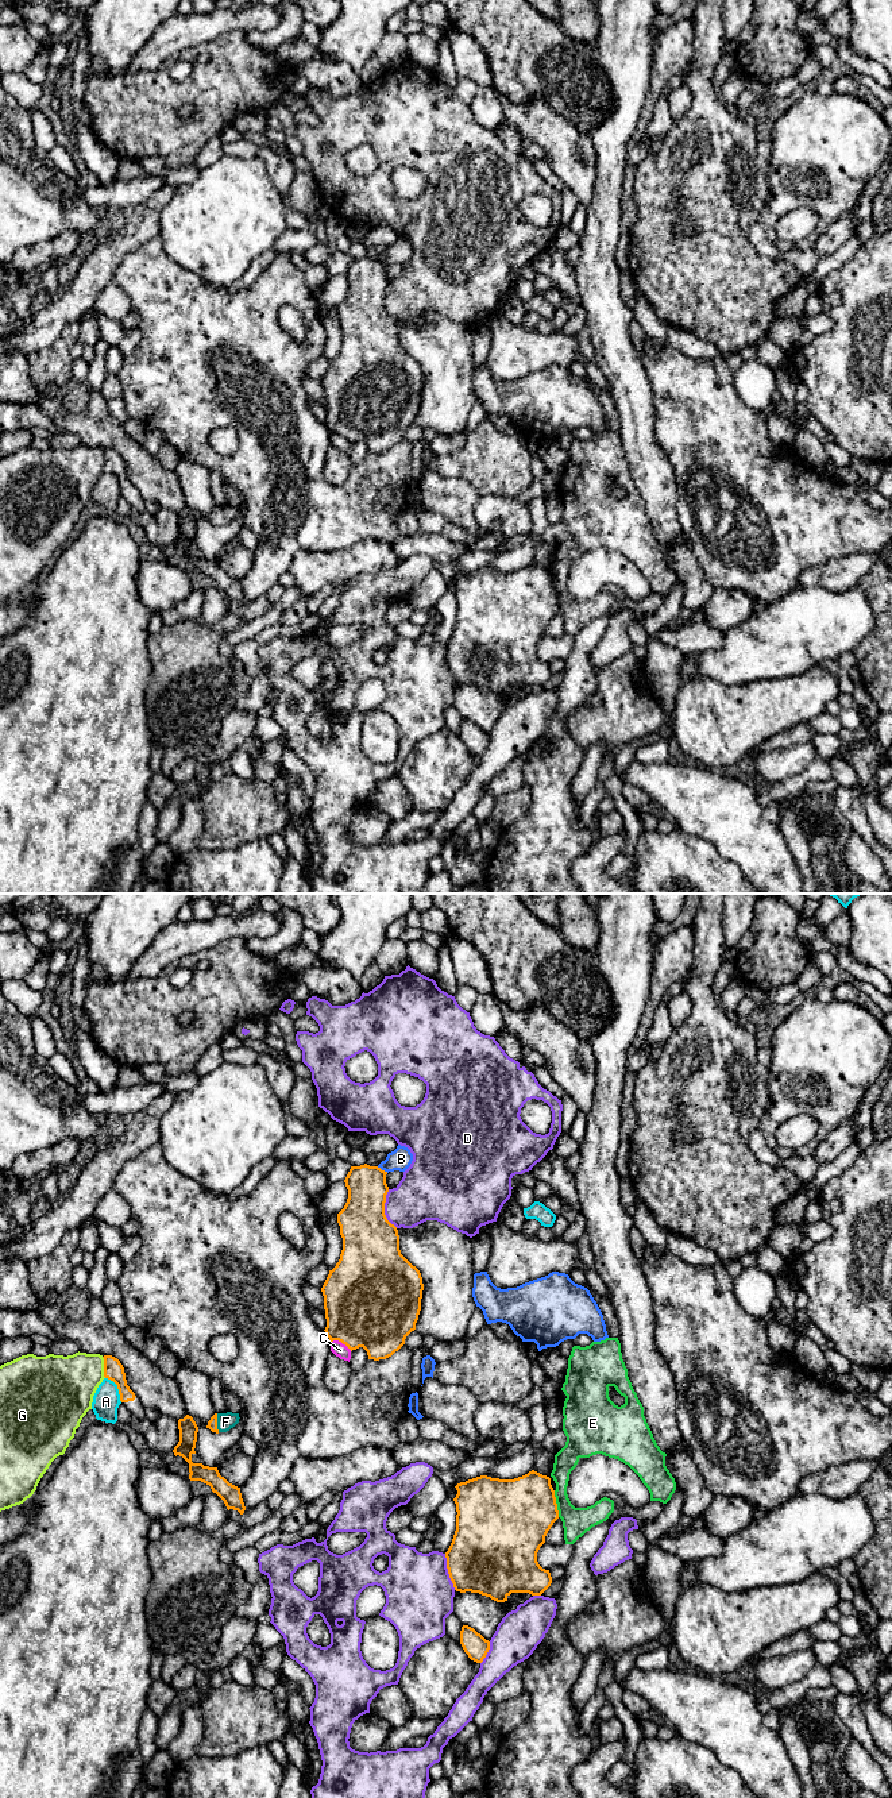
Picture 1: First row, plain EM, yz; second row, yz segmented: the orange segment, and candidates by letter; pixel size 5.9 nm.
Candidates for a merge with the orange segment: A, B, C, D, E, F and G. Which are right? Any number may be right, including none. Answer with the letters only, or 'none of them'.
F

